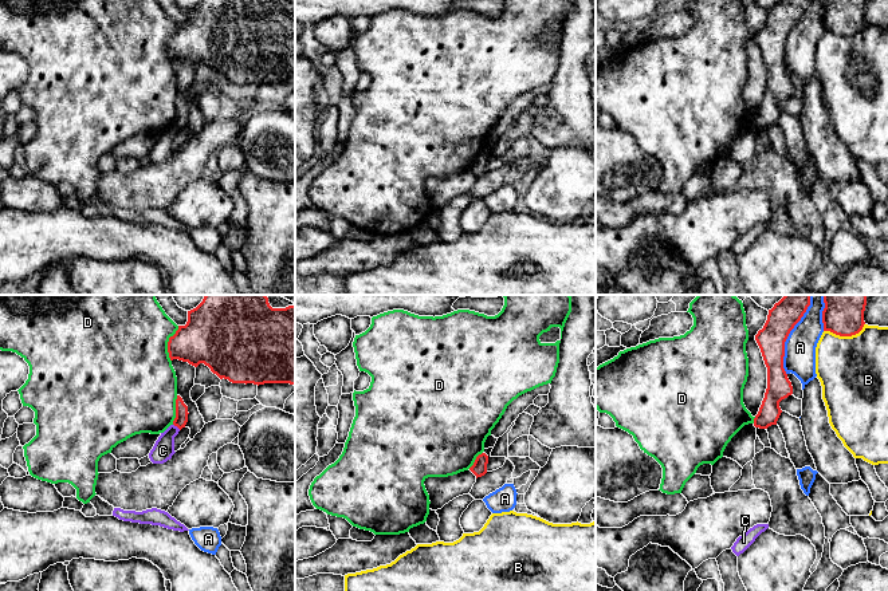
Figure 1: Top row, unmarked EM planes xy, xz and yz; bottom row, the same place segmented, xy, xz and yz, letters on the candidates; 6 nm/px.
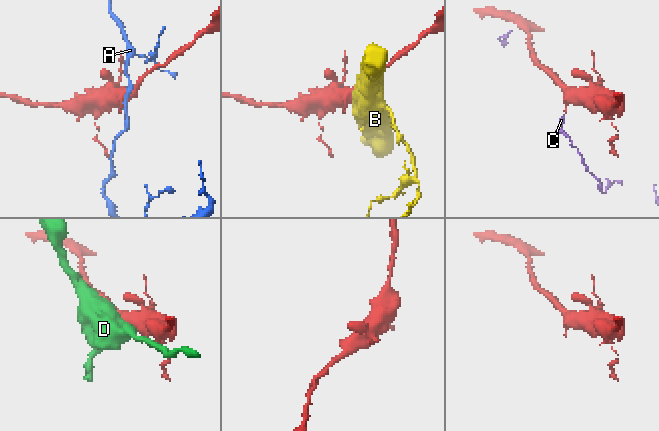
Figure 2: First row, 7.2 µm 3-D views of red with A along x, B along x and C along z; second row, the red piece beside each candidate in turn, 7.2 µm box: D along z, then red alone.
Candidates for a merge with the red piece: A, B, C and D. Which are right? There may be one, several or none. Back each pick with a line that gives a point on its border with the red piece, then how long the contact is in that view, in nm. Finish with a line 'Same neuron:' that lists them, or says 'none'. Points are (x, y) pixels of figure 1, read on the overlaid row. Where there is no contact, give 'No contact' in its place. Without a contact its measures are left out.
Same neuron: none

